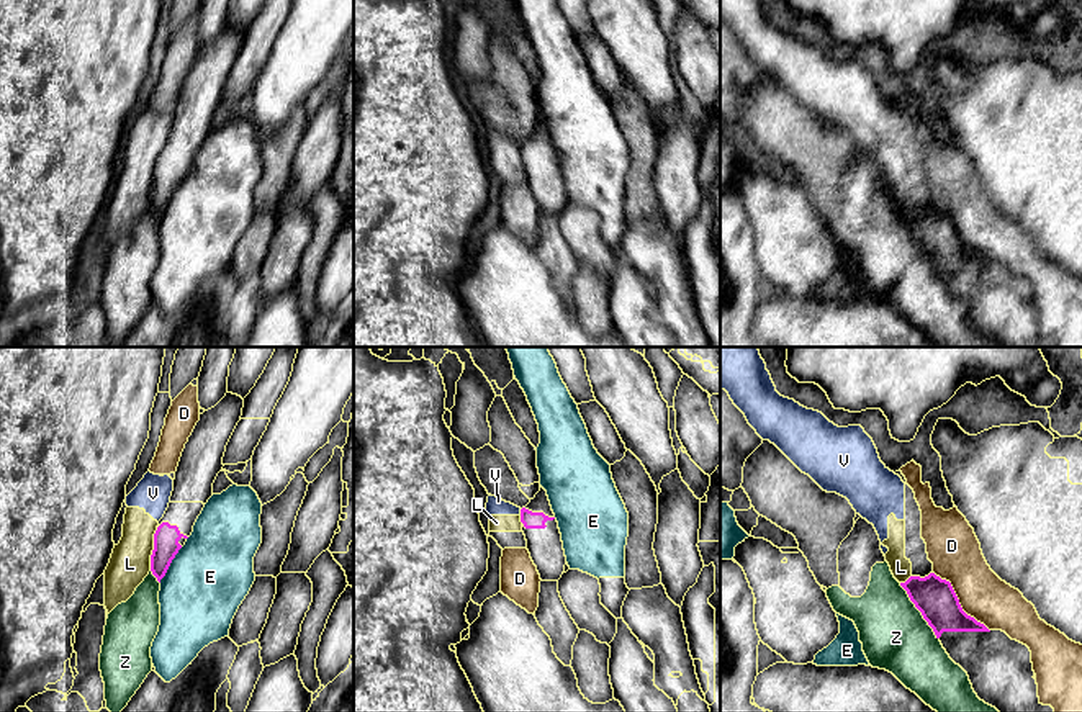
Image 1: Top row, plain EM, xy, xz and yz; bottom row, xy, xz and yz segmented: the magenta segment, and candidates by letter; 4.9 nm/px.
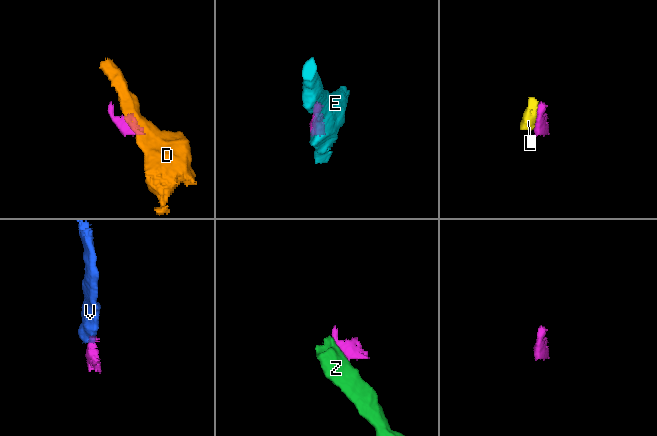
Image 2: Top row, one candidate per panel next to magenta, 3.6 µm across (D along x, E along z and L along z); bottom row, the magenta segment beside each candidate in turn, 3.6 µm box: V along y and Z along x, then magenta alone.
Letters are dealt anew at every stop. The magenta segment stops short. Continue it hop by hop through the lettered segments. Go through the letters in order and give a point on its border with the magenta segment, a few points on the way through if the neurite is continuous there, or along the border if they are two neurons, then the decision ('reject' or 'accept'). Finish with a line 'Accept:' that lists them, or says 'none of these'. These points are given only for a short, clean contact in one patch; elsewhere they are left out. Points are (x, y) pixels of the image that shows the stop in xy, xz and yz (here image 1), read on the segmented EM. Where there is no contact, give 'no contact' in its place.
D: yz (958, 601) | along yz (933, 572), (950, 583), (960, 606), (989, 630) | reject
E: xy (169, 565) | along xy (182, 547), (159, 581) | reject
L: xy (154, 549) | along xy (157, 527), (153, 537), (149, 570) | reject
V: xz (521, 513) | along xz (519, 509), (521, 514) | reject
Z: yz (919, 609) | along yz (899, 583), (938, 639) | reject
Accept: none of these

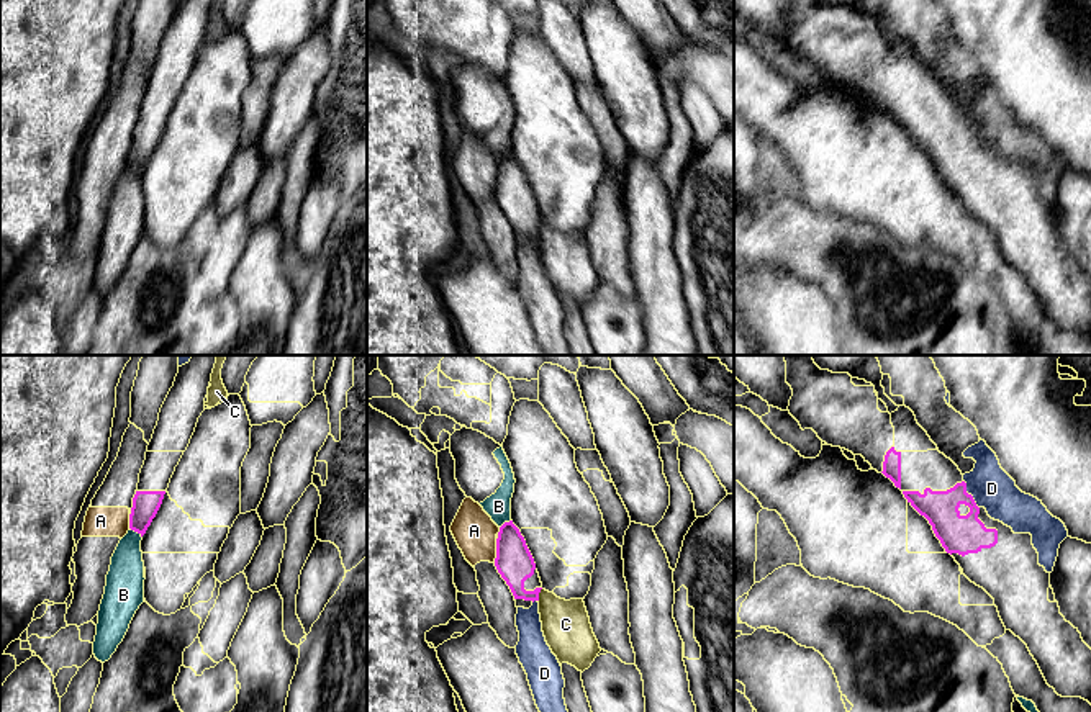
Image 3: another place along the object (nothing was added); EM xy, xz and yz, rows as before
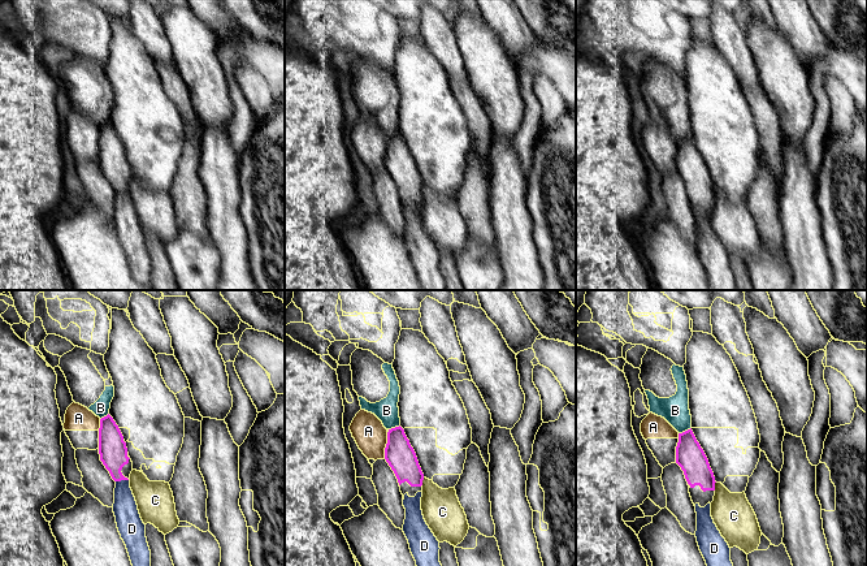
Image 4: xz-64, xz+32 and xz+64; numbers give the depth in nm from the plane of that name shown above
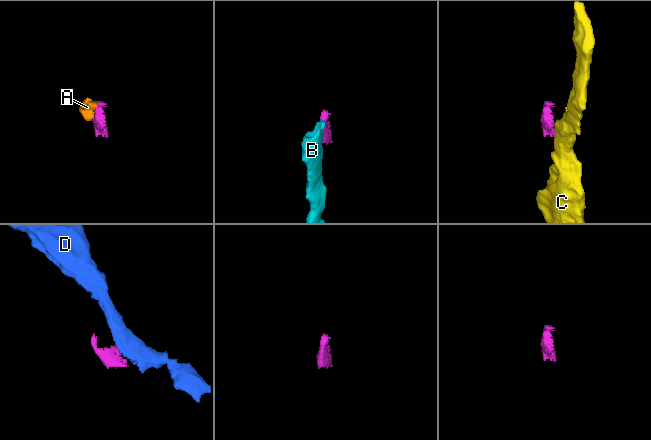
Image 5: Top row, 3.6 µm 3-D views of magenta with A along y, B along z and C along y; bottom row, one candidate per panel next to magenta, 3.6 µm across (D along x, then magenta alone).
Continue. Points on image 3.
A: xz (497, 550) | along xz (497, 539), (497, 557), (493, 562) | reject
B: xy (136, 531) | along xy (130, 527), (141, 537) | reject
C: xz (538, 594) | along xz (541, 588), (538, 601) | reject
D: yz (970, 495) | along yz (964, 480), (965, 490), (978, 508) | reject
Accept: none of these

